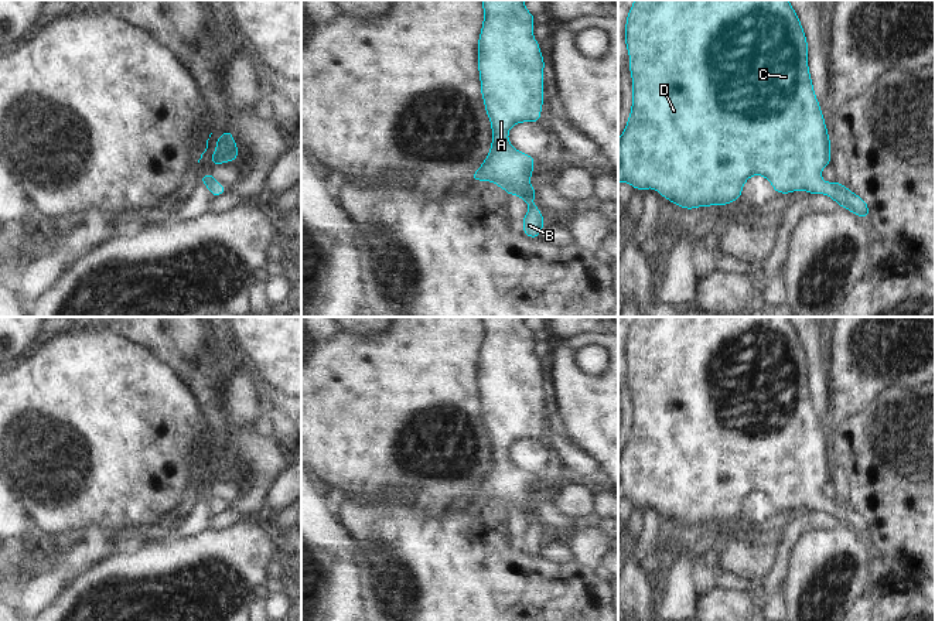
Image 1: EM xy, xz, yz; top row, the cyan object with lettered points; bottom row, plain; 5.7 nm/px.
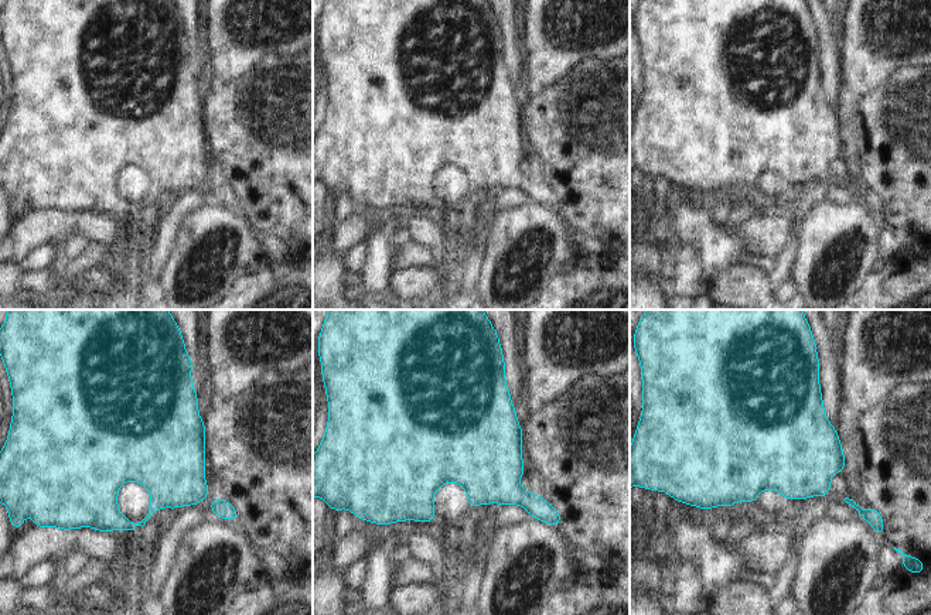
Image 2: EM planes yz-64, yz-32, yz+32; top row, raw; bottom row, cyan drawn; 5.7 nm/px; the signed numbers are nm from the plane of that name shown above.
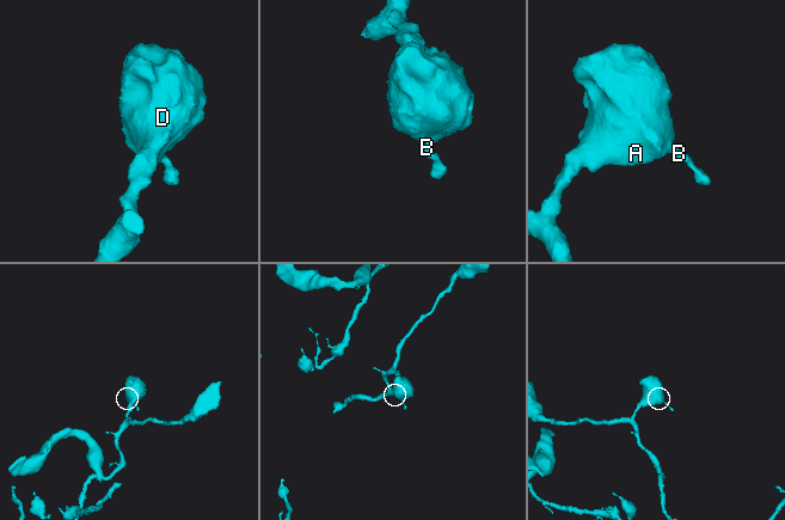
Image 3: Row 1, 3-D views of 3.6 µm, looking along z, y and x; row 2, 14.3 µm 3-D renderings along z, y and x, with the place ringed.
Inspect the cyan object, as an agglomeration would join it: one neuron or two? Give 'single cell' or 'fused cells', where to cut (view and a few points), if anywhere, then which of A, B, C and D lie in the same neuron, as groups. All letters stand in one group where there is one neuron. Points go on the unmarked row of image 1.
single cell; no cut; A B C D

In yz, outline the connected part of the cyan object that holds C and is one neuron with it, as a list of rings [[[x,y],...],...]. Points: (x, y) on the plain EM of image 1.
[[[635,317],[625,341],[625,359],[632,392],[632,426],[627,444],[618,457],[618,501],[628,498],[632,505],[641,508],[655,504],[658,511],[670,519],[693,526],[713,521],[728,522],[731,518],[738,518],[747,495],[760,491],[770,497],[775,509],[788,511],[796,506],[806,506],[811,512],[820,509],[860,535],[866,536],[869,533],[870,526],[863,515],[850,509],[840,499],[826,501],[822,498],[822,485],[832,481],[830,457],[808,386],[808,358],[788,317]]]

